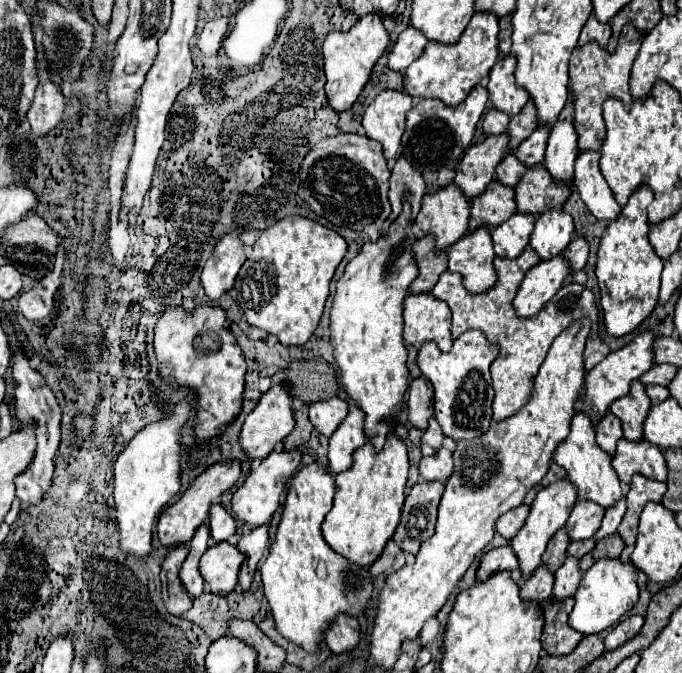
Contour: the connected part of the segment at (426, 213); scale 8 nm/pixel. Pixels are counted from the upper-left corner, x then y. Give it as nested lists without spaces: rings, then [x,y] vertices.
[[[450,184],[436,194],[424,196],[416,224],[424,234],[432,234],[436,250],[444,252],[468,232],[468,216],[470,204],[466,196],[458,186]]]

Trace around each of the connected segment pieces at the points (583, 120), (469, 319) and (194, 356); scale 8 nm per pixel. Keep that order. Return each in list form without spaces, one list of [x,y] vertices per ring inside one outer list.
[[[626,24],[616,52],[608,54],[604,48],[600,48],[596,42],[588,42],[582,48],[576,48],[572,52],[570,64],[568,64],[568,74],[570,74],[570,92],[572,92],[572,102],[574,102],[574,128],[578,134],[578,150],[586,152],[586,150],[600,150],[602,142],[604,142],[604,118],[602,118],[602,104],[606,98],[618,98],[622,100],[622,104],[626,104],[626,108],[630,108],[630,104],[634,102],[630,96],[630,68],[632,62],[638,56],[642,44],[642,36],[632,28],[632,24]]]
[[[528,246],[518,258],[510,260],[510,258],[496,258],[494,260],[494,268],[498,274],[498,282],[494,288],[490,288],[484,294],[468,294],[462,288],[462,278],[458,274],[452,272],[444,272],[438,280],[438,284],[434,286],[432,294],[438,300],[444,300],[450,310],[452,310],[452,338],[456,340],[462,332],[478,328],[480,332],[484,332],[486,340],[490,340],[492,346],[498,346],[498,358],[492,362],[490,366],[490,374],[492,374],[492,388],[494,388],[494,420],[506,420],[508,416],[516,414],[528,400],[530,400],[530,392],[532,392],[532,384],[534,378],[538,374],[538,368],[542,364],[542,360],[548,354],[550,344],[554,342],[554,338],[566,330],[574,320],[582,318],[582,316],[590,316],[592,318],[592,332],[588,336],[586,342],[586,350],[584,350],[584,360],[586,360],[586,370],[594,368],[602,358],[608,356],[610,348],[598,338],[598,310],[594,304],[594,294],[580,286],[580,284],[566,284],[562,286],[554,298],[548,300],[548,304],[532,318],[518,318],[514,316],[514,308],[512,308],[512,300],[516,296],[516,290],[526,274],[526,270],[530,270],[532,266],[536,266],[540,262],[538,254]]]
[[[200,306],[192,312],[168,308],[154,328],[154,352],[158,358],[158,374],[172,378],[178,386],[190,388],[196,394],[198,406],[192,420],[196,442],[210,442],[220,436],[226,426],[240,414],[244,394],[246,360],[228,328],[222,308]]]

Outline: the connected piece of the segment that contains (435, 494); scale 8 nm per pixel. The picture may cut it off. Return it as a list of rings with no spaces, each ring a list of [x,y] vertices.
[[[418,482],[406,496],[402,518],[396,528],[396,544],[410,554],[416,554],[420,544],[434,534],[438,502],[444,492],[444,482]]]

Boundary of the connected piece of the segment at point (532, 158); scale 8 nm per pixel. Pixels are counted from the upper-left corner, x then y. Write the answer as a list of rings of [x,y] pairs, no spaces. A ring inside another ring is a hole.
[[[540,126],[536,132],[532,132],[532,136],[528,136],[526,142],[522,142],[514,150],[514,156],[518,156],[518,160],[522,164],[526,164],[528,168],[532,168],[534,164],[542,164],[544,162],[544,150],[546,150],[548,134],[550,134],[548,128]]]

